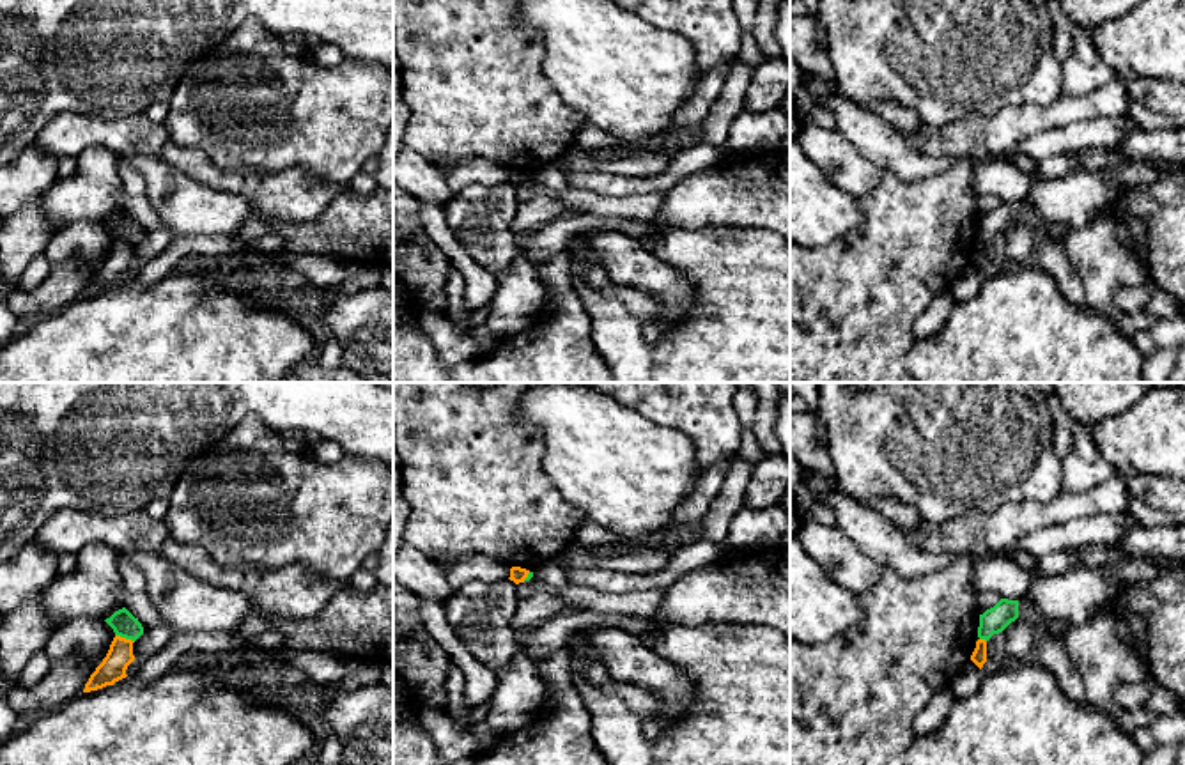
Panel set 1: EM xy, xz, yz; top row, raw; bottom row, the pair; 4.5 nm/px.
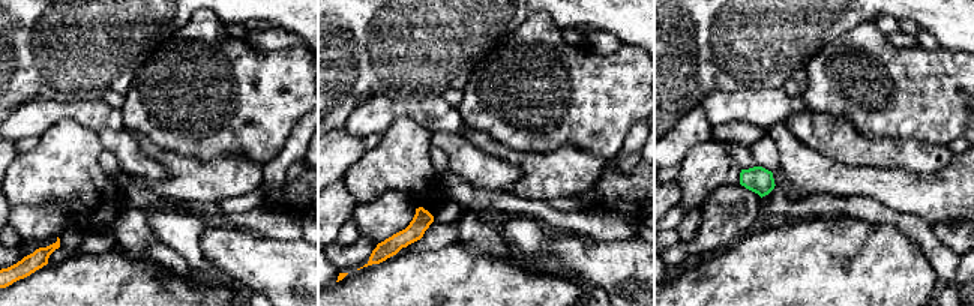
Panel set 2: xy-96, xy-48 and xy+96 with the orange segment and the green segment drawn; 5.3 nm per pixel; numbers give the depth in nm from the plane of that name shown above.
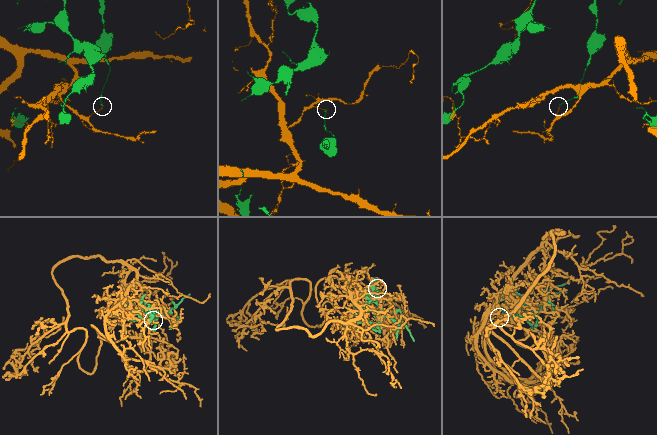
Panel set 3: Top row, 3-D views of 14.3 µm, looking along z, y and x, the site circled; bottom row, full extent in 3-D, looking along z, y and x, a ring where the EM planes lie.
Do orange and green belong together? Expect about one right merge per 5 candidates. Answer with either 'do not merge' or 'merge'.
do not merge

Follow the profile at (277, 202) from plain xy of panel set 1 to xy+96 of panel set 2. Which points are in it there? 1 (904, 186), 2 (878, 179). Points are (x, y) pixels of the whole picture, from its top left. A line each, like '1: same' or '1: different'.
1: different
2: different

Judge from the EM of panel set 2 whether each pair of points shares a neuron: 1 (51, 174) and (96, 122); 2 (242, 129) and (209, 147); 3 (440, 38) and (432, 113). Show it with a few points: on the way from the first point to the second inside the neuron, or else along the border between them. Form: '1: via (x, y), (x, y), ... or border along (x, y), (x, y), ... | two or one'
1: border along (56, 122), (72, 119), (96, 134) | two
2: via (234, 129), (227, 129), (216, 140) | one
3: border along (441, 95), (399, 101) | two

